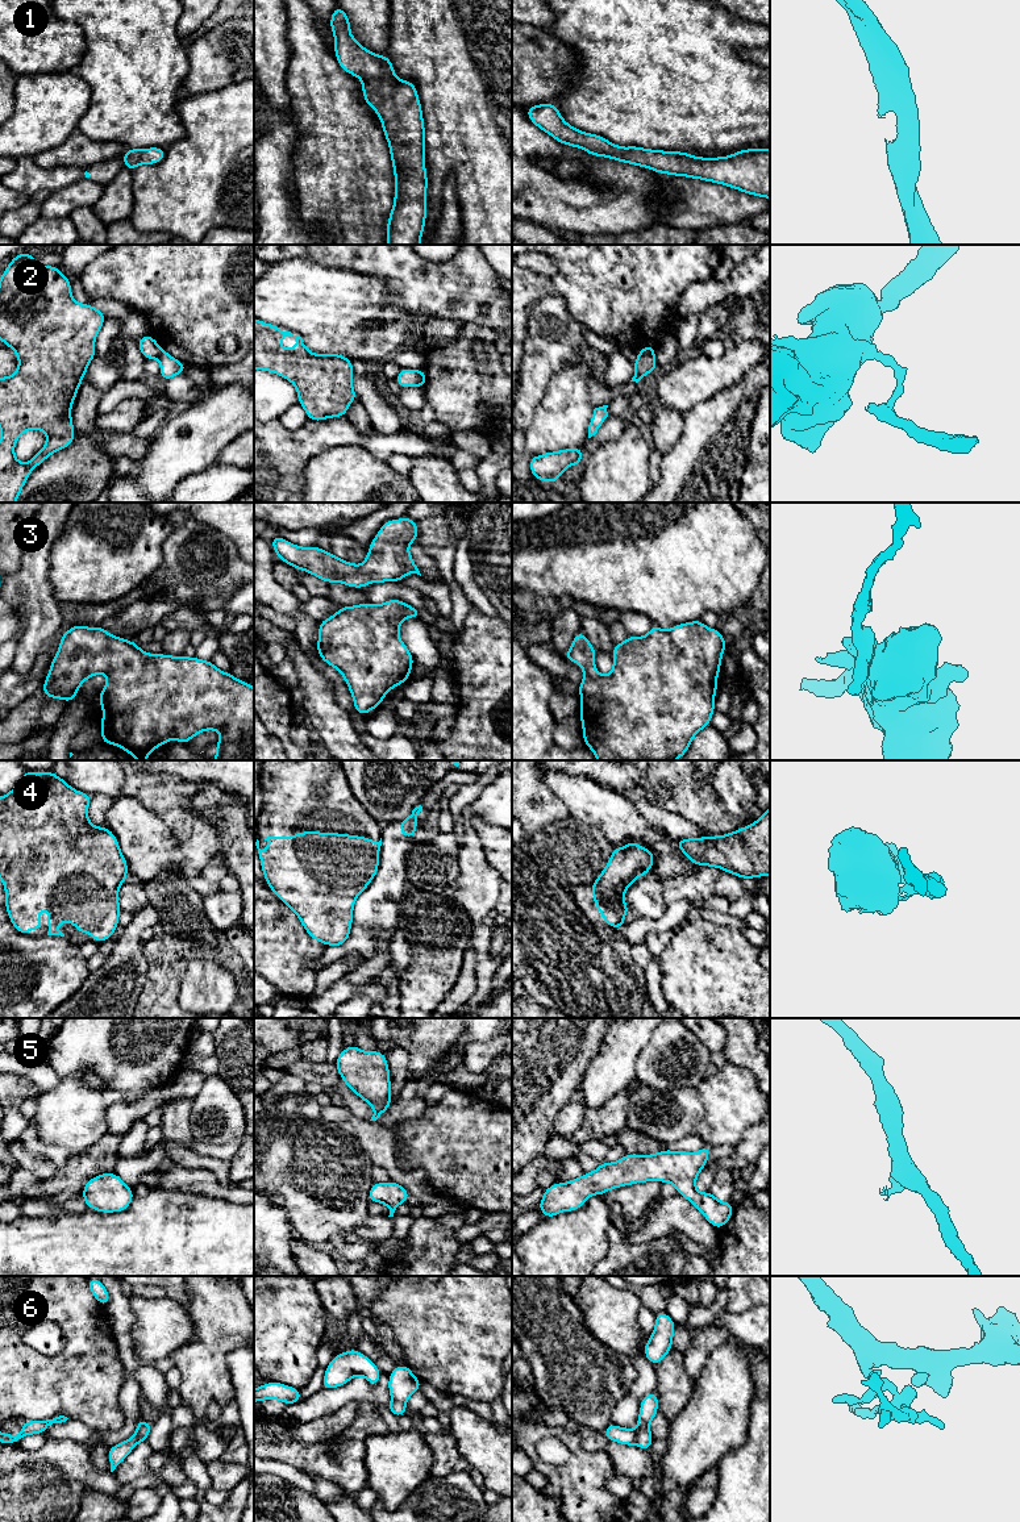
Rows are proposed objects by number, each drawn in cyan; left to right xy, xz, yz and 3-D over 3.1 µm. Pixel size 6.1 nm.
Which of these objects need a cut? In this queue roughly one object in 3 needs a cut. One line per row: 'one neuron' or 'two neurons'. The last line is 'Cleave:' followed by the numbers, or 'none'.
1: one neuron
2: two neurons
3: one neuron
4: two neurons
5: one neuron
6: two neurons
Cleave: 2, 4, 6

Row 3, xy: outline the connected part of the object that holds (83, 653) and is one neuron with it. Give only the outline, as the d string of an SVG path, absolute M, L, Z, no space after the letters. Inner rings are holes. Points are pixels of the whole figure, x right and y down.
M75 625L61 635L61 643L42 685L46 699L62 699L67 704L75 700L79 687L97 674L107 674L107 683L100 692L99 704L104 712L100 720L101 743L113 745L137 760L147 760L153 750L166 745L171 738L186 745L205 730L221 734L212 760L254 760L254 687L236 679L230 672L222 672L212 660L149 654L137 642L108 634L103 626L86 627Z

